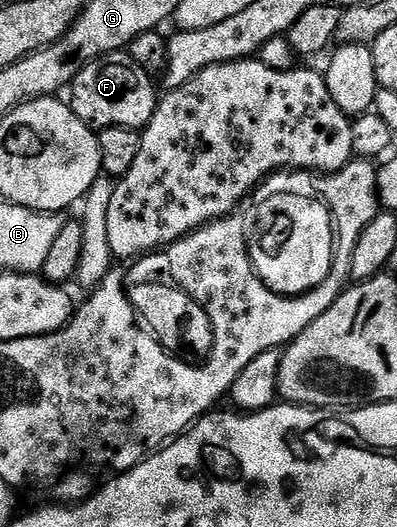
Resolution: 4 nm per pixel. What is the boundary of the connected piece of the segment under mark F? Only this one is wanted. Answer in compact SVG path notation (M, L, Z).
M128 51L108 52L81 65L73 77L71 107L84 124L94 130L123 126L134 130L144 129L157 108L159 91L153 85L154 77L129 57Z

